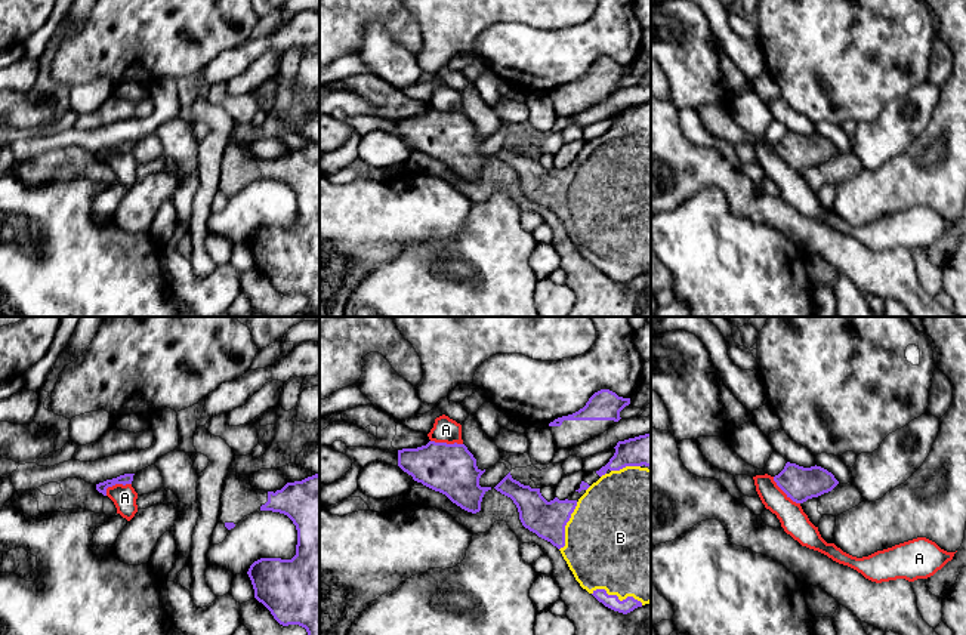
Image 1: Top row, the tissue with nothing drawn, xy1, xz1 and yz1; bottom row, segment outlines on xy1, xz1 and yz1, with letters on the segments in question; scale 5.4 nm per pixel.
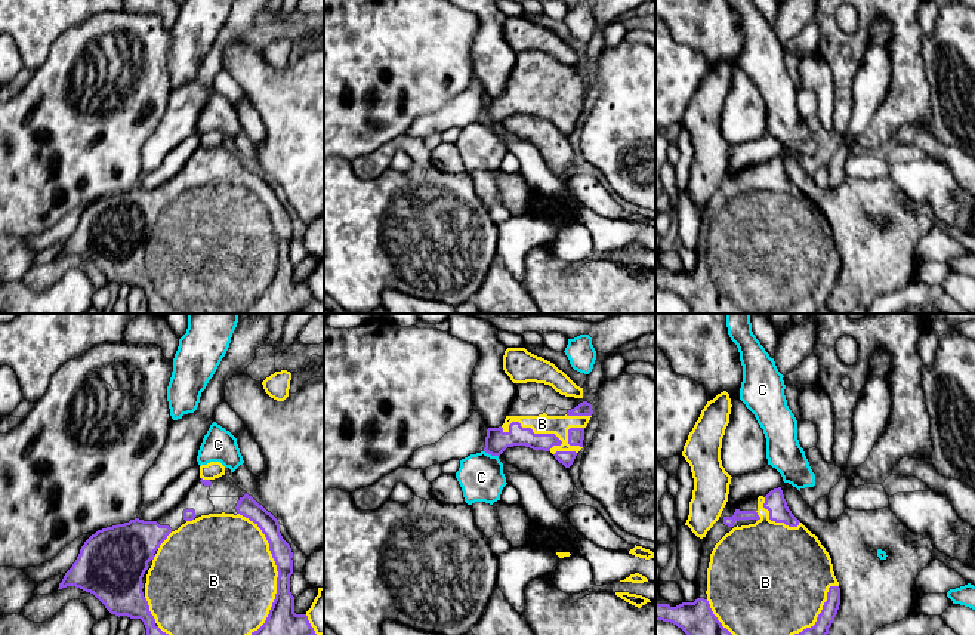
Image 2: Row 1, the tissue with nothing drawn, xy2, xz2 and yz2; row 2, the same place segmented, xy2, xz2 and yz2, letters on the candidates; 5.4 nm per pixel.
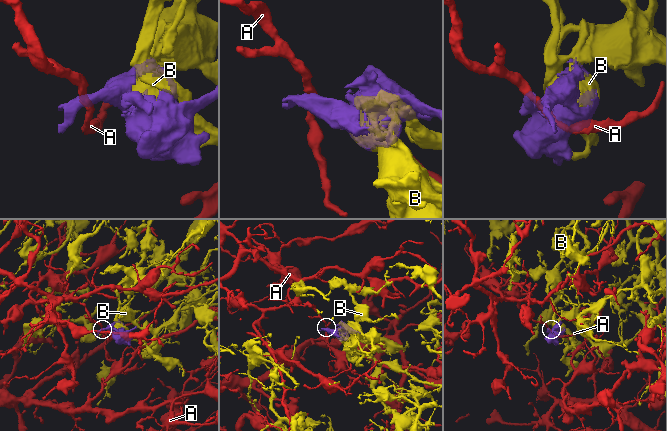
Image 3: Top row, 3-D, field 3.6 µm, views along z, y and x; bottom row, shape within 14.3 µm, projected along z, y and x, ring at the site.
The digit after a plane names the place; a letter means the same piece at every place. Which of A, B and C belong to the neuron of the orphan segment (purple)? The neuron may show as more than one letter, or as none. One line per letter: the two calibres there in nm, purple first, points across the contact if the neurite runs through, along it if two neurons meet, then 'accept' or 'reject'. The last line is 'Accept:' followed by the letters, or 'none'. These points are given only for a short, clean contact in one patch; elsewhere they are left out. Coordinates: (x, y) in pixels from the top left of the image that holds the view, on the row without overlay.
A: calibres 180 and 150 nm; border yz1 (772, 145), (799, 172); reject
B: calibres 190 and 500 nm; accept
C: calibres 130 and 240 nm; border xz2 (484, 119), (497, 125); reject
Accept: B

